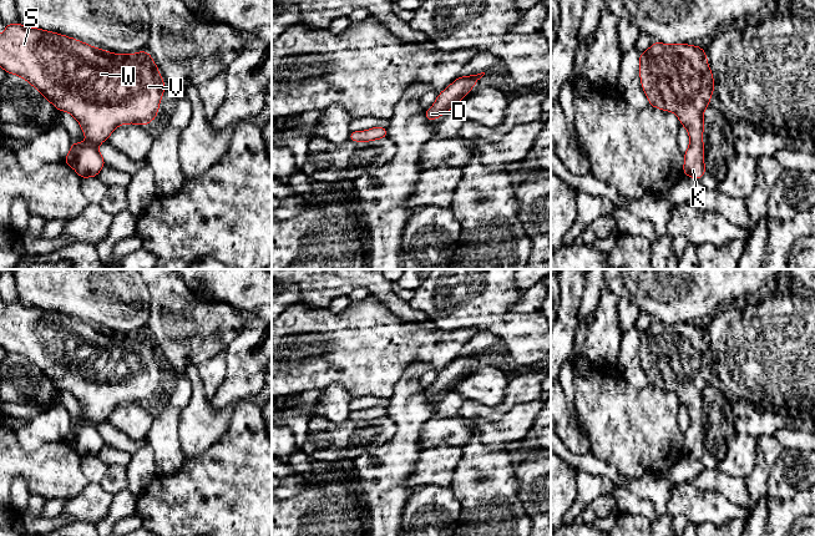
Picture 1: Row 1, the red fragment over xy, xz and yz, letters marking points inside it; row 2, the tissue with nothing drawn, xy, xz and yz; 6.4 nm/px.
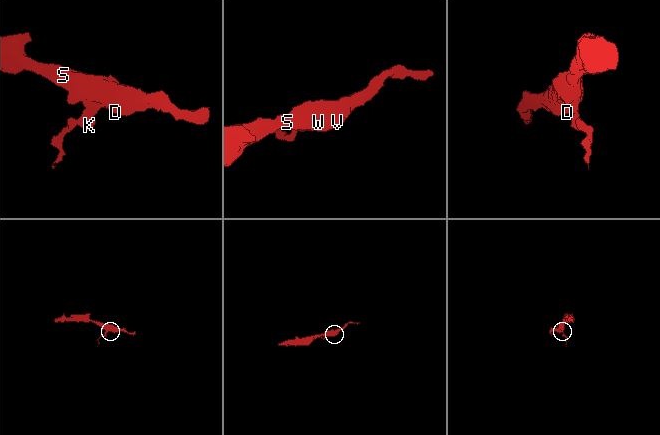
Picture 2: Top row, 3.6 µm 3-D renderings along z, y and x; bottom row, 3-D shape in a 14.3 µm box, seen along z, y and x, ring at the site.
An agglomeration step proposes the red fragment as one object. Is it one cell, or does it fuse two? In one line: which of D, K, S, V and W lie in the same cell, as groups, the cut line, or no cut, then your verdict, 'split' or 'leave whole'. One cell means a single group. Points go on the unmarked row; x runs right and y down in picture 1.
groups D K S V W; cut none; leave whole

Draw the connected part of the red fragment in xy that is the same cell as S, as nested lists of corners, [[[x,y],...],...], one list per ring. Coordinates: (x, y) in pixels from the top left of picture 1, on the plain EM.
[[[6,303],[5,312],[0,314],[0,347],[25,358],[59,390],[67,390],[79,400],[87,420],[71,420],[70,433],[64,441],[82,459],[97,456],[106,444],[98,433],[98,424],[108,419],[118,404],[146,405],[156,398],[167,368],[147,329],[128,334],[112,333],[61,313],[21,303]]]

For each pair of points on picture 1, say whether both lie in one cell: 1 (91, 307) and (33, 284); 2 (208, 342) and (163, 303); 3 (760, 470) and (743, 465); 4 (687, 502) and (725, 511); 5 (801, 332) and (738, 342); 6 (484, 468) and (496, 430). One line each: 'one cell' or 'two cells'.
1: one cell
2: one cell
3: two cells
4: one cell
5: one cell
6: two cells

